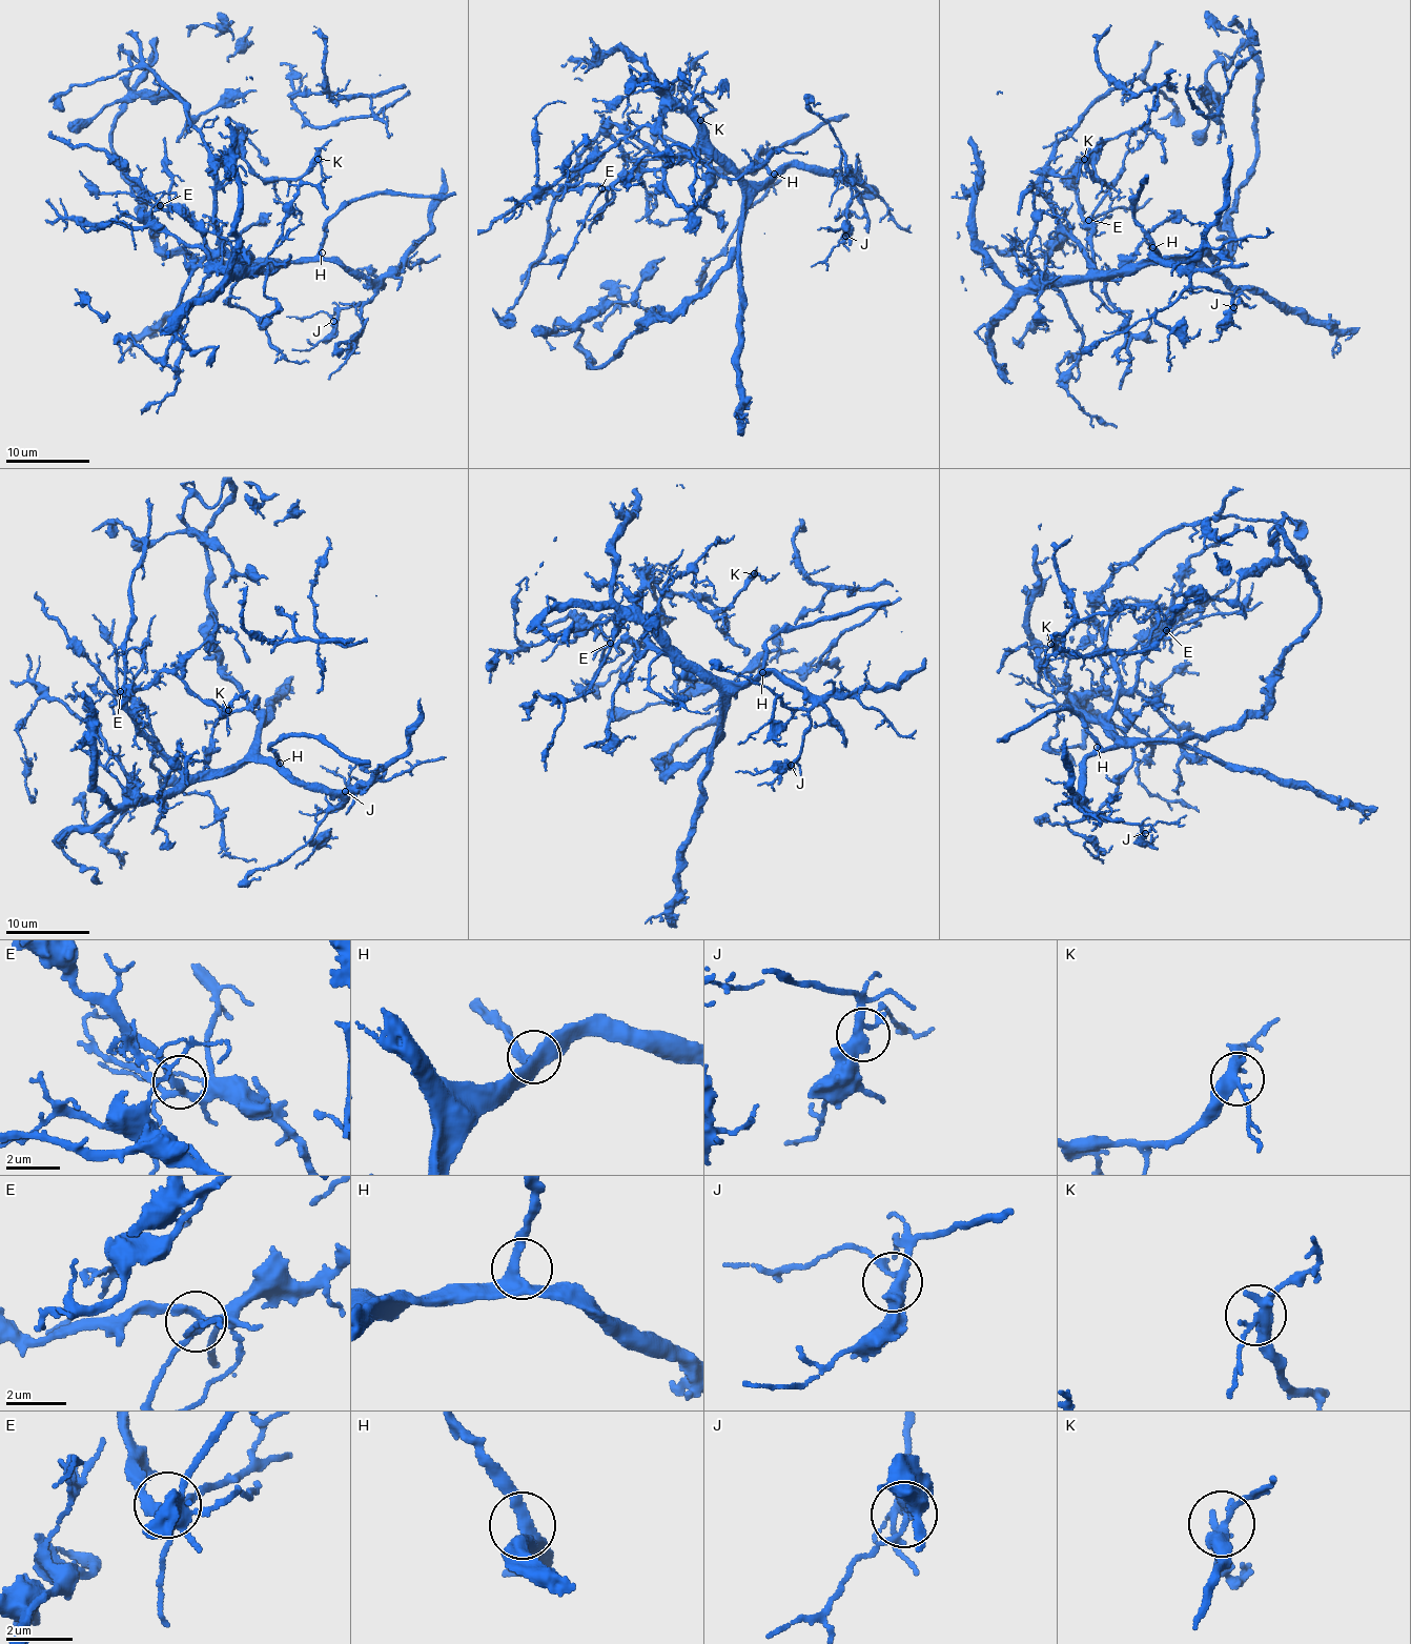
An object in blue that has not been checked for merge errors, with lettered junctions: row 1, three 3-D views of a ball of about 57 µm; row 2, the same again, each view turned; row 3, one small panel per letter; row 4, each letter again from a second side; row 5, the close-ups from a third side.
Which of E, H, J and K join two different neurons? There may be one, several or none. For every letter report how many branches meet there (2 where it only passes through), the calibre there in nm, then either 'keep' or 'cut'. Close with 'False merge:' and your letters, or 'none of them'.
E: 4 | 240 nm | keep
H: 3 | 360 nm | keep
J: 3 | 360 nm | keep
K: 3 | 320 nm | keep
False merge: none of them

